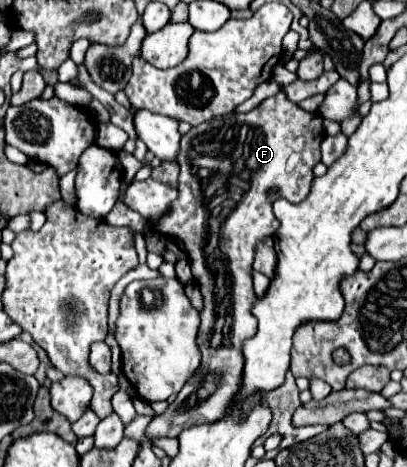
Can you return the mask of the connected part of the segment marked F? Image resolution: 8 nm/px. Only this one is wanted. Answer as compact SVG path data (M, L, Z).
M283 90L275 96L263 100L257 108L247 114L225 114L211 118L195 128L191 128L181 138L181 154L179 154L179 198L173 202L173 210L165 214L165 220L157 226L163 236L181 238L185 242L185 252L191 262L193 278L197 280L205 308L201 310L201 328L197 344L201 346L201 368L189 378L177 398L167 406L167 410L159 416L153 416L149 426L145 428L145 436L153 442L163 436L179 436L181 430L219 422L229 414L243 380L245 356L243 342L257 334L257 318L251 308L257 300L253 290L253 258L257 244L273 238L277 228L281 226L275 214L271 212L271 200L265 196L269 188L277 188L281 198L287 198L293 204L303 202L313 184L313 166L321 160L321 142L325 138L325 126L319 112L307 112L299 108L299 104L291 102Z

